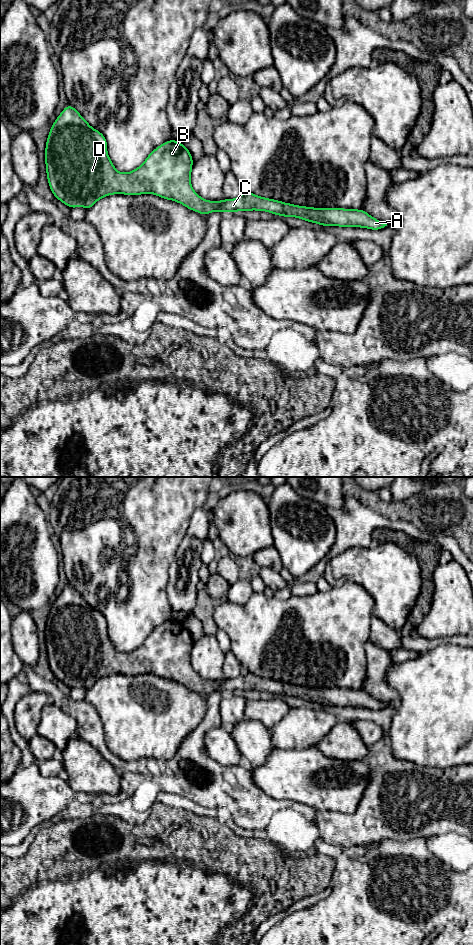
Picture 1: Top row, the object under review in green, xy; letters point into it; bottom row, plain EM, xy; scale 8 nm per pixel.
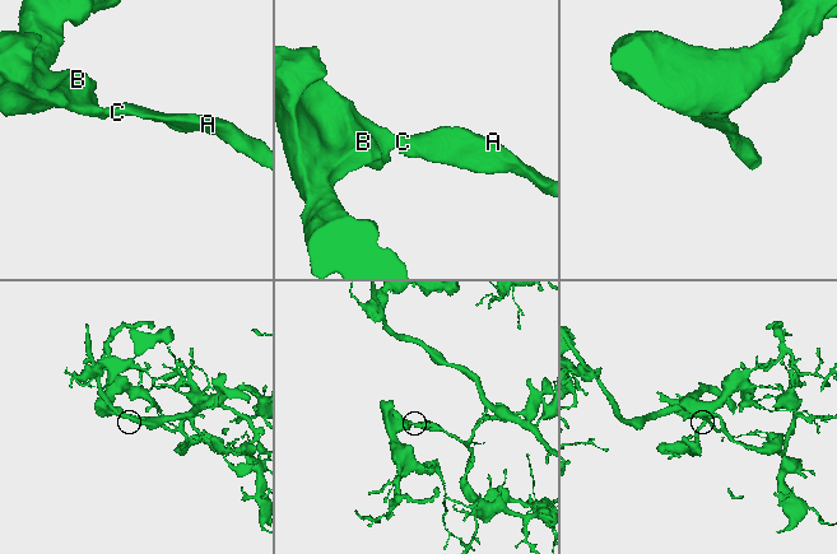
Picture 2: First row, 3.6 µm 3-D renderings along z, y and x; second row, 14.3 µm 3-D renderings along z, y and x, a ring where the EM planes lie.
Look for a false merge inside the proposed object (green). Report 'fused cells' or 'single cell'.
single cell

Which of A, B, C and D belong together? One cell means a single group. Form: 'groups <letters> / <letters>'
groups A B C D

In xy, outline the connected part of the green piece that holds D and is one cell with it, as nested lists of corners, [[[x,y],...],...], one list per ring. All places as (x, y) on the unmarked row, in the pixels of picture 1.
[[[67,585],[50,608],[45,628],[47,660],[53,675],[70,688],[90,689],[99,679],[112,674],[155,674],[178,682],[202,695],[214,691],[266,691],[283,697],[297,697],[322,706],[361,707],[379,710],[387,704],[370,696],[362,689],[313,688],[264,678],[248,671],[235,679],[208,681],[201,678],[191,666],[193,638],[186,626],[172,619],[155,628],[135,650],[127,653],[115,649],[107,633],[104,615],[92,608],[79,592]]]

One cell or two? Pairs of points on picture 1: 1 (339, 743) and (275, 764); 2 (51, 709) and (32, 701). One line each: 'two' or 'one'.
1: two
2: two

